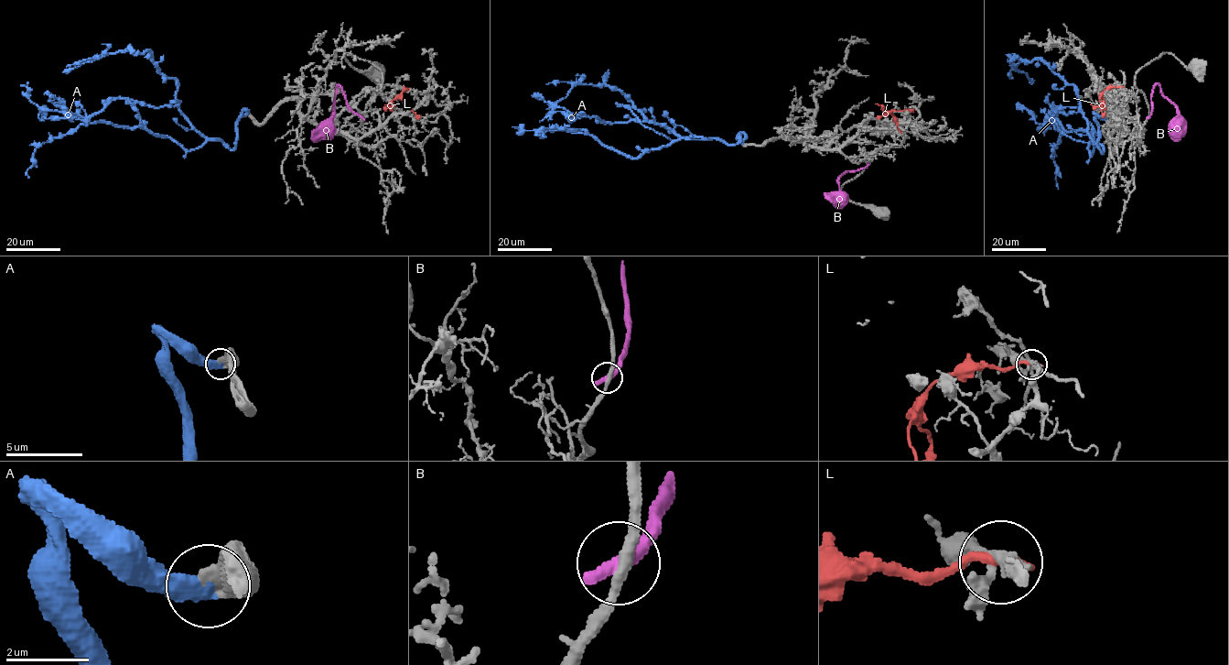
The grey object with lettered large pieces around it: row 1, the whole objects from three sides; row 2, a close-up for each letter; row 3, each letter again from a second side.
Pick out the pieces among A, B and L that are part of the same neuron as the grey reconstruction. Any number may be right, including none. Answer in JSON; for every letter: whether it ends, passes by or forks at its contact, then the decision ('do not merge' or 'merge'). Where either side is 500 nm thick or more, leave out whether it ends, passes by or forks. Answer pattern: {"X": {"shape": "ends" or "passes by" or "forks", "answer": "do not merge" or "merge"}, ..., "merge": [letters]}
{"A": {"answer": "merge"}, "B": {"shape": "ends", "answer": "do not merge"}, "L": {"shape": "ends", "answer": "do not merge"}, "merge": ["A"]}

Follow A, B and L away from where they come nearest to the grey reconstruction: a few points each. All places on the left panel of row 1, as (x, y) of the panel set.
A: (242, 115), (232, 149), (207, 140), (183, 149), (140, 127), (80, 124), (35, 149), (28, 178)
B: (363, 118), (348, 105), (342, 89), (338, 85), (332, 115), (322, 125), (318, 137), (314, 142)
L: (407, 89), (402, 92), (401, 98), (420, 117)

